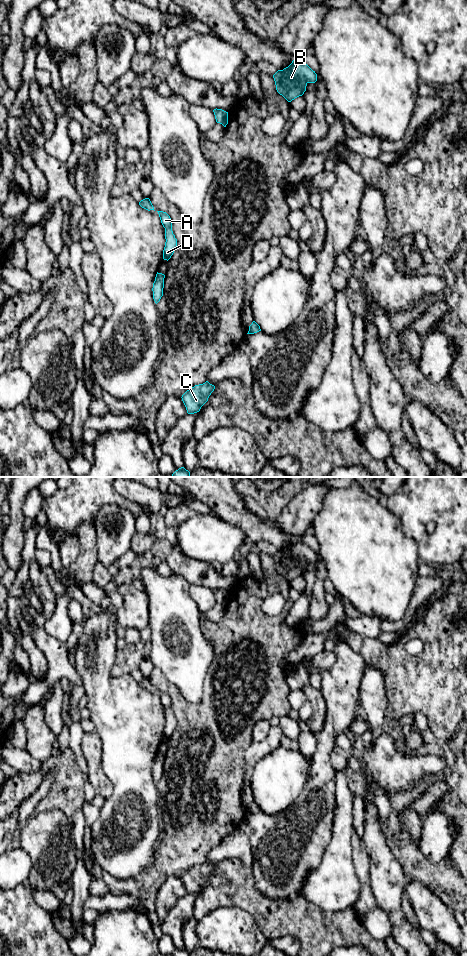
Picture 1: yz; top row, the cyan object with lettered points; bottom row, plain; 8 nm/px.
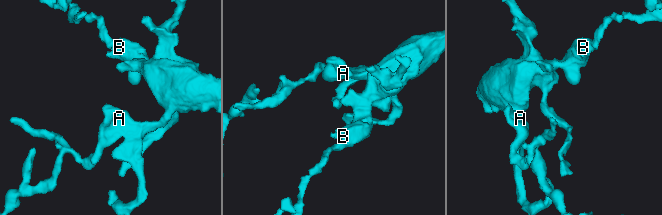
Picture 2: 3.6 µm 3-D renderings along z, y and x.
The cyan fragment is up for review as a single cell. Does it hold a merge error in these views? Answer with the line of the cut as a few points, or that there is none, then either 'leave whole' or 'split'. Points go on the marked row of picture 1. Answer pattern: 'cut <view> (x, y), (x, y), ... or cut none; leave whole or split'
cut none; leave whole

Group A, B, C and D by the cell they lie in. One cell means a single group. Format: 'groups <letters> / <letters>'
groups A B C D

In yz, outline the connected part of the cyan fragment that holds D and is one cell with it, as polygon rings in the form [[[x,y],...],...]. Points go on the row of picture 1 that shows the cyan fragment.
[[[157,211],[163,227],[165,228],[165,247],[163,250],[163,259],[169,260],[177,247],[177,239],[172,231],[172,222],[170,216],[163,211]]]

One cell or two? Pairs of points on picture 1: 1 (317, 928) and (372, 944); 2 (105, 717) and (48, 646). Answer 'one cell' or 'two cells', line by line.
1: one cell
2: two cells

